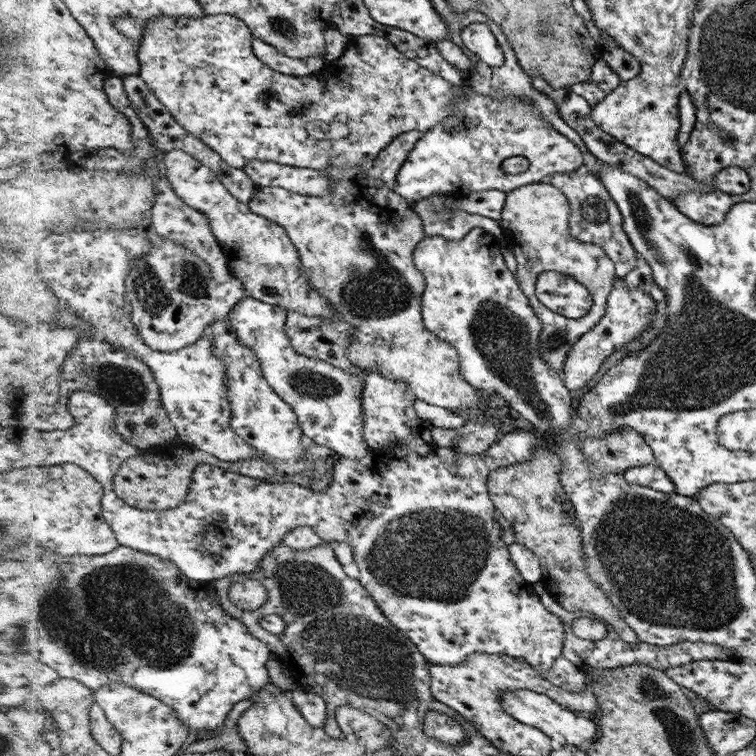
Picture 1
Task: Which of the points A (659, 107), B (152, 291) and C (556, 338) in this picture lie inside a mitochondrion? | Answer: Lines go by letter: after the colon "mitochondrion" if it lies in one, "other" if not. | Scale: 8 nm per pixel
A: other
B: mitochondrion
C: mitochondrion

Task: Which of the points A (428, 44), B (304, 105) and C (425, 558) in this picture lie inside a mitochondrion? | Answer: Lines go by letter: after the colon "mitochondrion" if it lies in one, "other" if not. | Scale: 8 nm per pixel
A: other
B: mitochondrion
C: mitochondrion

